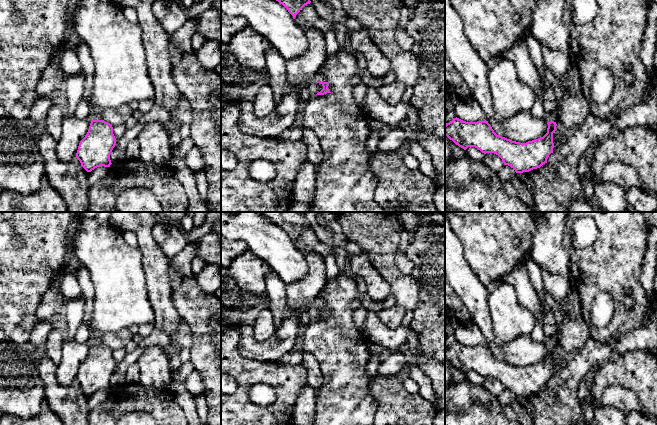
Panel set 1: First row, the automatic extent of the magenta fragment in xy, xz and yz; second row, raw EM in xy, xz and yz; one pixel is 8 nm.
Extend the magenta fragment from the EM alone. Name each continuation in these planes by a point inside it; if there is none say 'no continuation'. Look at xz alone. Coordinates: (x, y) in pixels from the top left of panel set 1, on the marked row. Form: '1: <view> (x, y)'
no continuation

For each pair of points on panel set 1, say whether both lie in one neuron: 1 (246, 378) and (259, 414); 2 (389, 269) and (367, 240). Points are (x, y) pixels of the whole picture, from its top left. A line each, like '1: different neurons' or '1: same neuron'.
1: same neuron
2: same neuron

